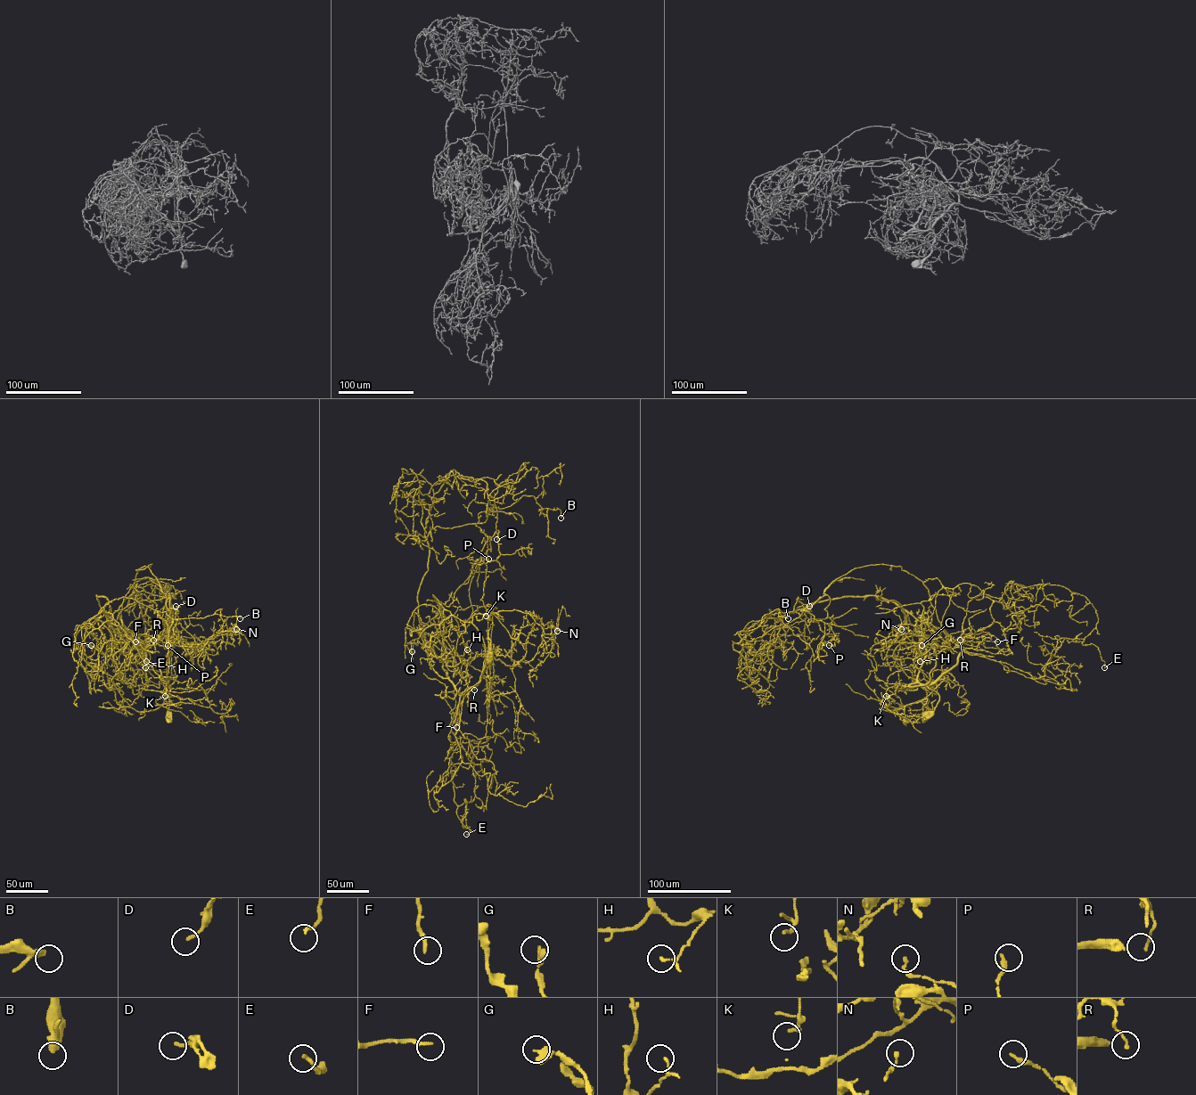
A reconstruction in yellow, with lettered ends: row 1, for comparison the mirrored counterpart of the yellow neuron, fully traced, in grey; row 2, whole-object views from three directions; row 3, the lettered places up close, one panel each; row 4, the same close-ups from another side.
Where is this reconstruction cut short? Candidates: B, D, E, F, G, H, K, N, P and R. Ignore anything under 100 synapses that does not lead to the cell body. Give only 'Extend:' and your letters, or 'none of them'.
Extend: F

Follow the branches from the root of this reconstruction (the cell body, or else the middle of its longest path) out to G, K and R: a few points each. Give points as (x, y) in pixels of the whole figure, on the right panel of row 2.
G: (926, 715), (939, 694), (918, 674), (933, 626), (908, 613), (913, 630), (899, 643), (921, 645)
K: (926, 715), (936, 706), (939, 694), (925, 685), (895, 685), (888, 688), (886, 696)
R: (926, 715), (939, 694), (919, 681), (919, 667), (927, 652), (938, 653), (946, 648), (947, 636), (960, 640)

